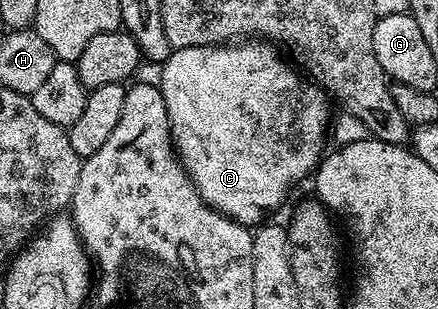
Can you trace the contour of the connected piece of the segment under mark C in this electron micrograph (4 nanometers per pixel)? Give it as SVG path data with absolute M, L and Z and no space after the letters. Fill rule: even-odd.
M269 42L187 46L172 49L160 65L159 87L167 106L173 149L185 173L215 211L246 226L260 225L304 176L316 173L331 128L331 100L325 89L302 75L288 59L280 60L276 51Z

